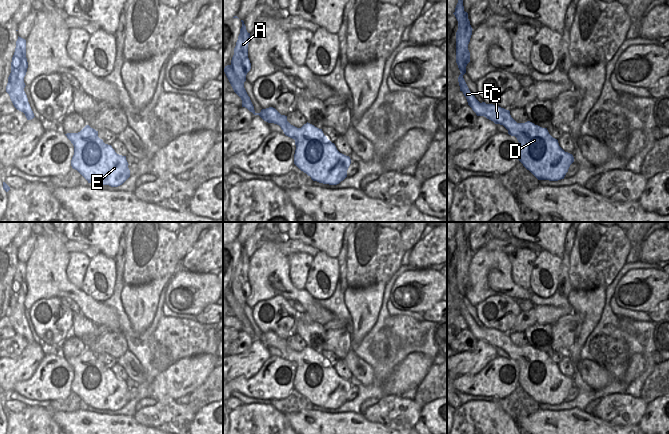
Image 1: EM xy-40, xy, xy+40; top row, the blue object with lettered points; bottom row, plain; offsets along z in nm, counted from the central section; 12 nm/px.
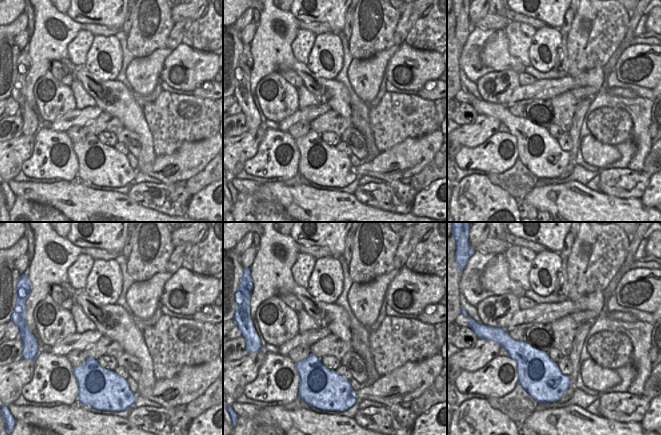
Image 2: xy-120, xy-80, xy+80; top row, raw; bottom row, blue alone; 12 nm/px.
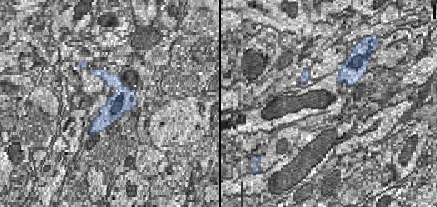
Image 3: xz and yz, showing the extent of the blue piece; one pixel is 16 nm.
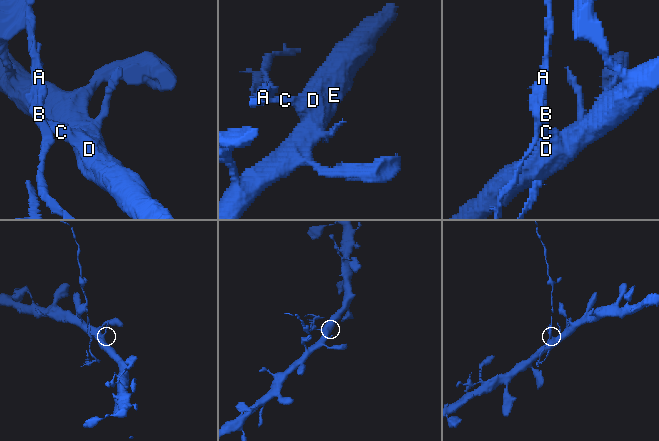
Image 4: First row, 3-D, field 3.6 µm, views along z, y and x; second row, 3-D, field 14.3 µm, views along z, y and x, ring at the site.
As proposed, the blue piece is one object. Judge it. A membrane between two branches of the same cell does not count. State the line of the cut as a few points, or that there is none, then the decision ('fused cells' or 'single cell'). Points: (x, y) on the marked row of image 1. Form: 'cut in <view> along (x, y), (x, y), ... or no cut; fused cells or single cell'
cut in xy+40 along (507, 110), (503, 125); fused cells

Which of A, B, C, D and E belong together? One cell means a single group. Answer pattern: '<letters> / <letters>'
A B C / D E

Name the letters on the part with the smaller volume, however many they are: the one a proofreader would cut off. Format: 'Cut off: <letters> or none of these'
Cut off: A, B, C

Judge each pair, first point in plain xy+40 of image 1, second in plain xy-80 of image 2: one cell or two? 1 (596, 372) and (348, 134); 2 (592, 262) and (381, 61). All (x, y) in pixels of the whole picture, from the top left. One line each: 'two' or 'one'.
1: one
2: two

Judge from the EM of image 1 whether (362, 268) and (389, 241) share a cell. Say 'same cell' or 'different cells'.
same cell

